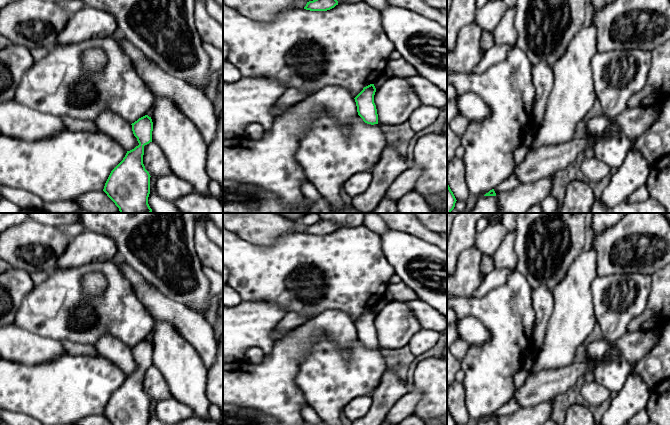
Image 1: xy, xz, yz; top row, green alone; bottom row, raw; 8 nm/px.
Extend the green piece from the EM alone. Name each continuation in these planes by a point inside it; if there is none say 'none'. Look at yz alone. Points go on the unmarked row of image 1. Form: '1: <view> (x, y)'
none

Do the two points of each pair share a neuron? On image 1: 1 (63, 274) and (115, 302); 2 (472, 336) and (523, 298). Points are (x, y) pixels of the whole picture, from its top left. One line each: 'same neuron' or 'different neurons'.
1: same neuron
2: different neurons

